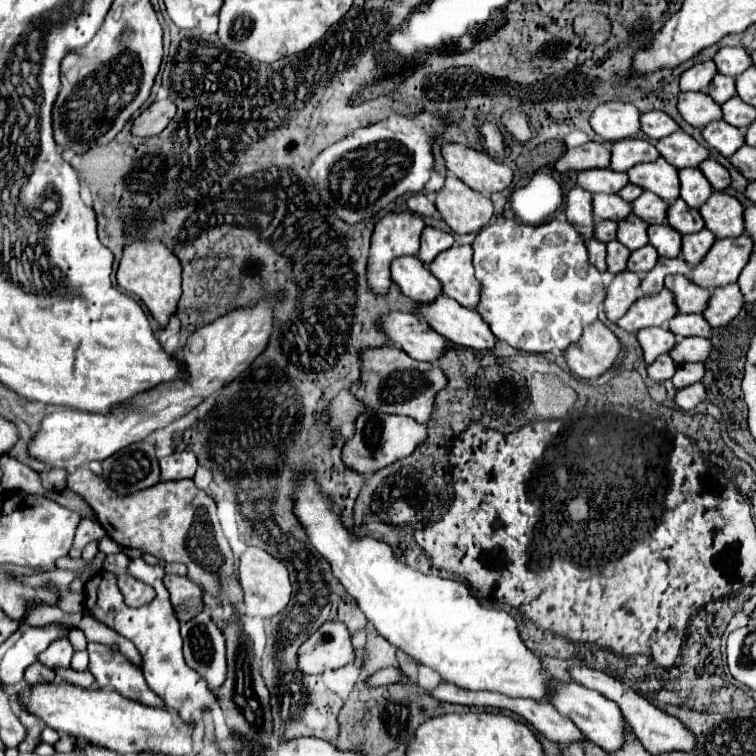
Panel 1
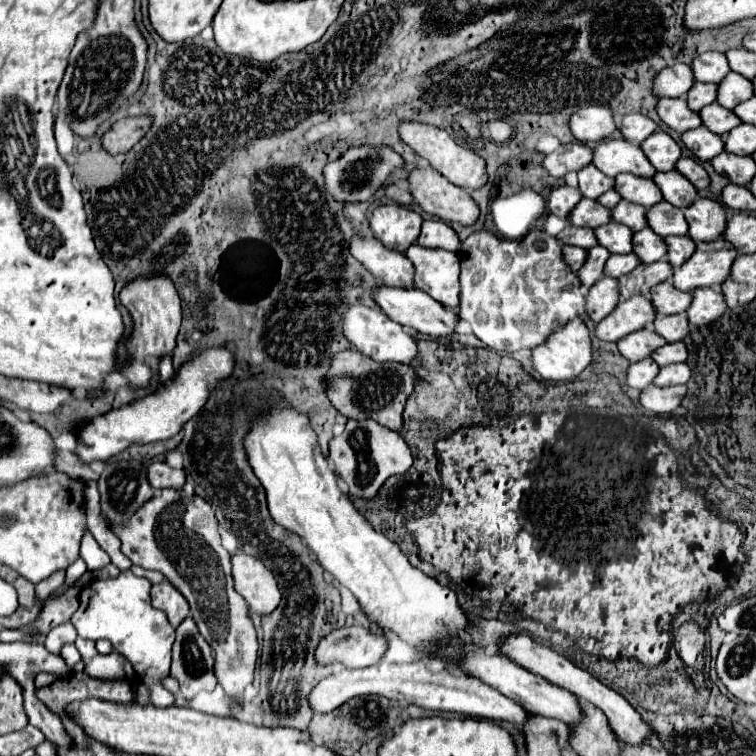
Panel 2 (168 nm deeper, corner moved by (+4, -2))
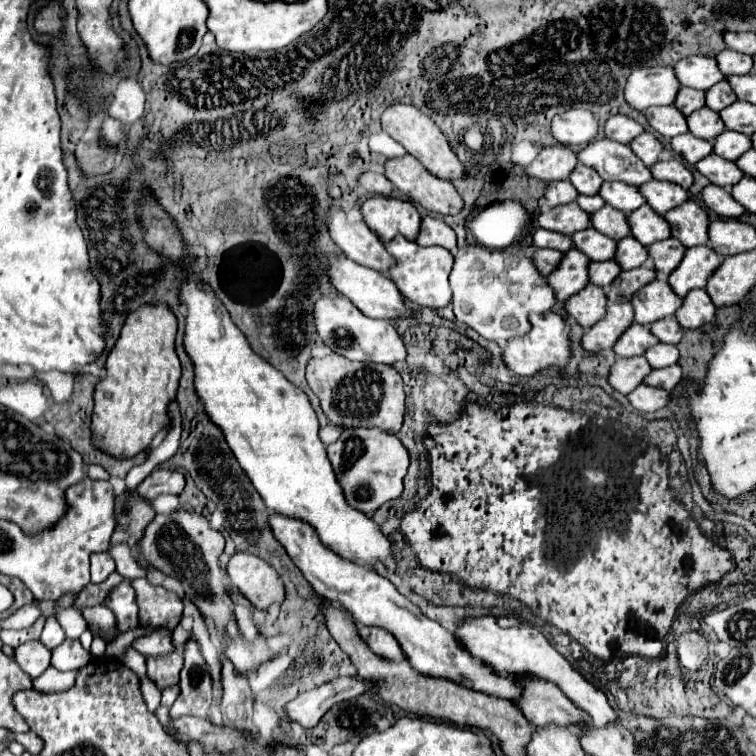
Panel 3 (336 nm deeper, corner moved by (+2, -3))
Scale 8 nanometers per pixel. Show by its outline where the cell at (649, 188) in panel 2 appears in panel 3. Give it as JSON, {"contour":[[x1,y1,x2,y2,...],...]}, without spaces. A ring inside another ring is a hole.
{"contour":[[603,182,599,188,599,196,605,200,605,204,609,204,625,214,633,212,635,208,645,204,639,190,623,184,623,182]]}

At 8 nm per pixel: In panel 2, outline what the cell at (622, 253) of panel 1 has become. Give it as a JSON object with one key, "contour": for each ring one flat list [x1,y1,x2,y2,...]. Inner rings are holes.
{"contour":[[601,245,589,249,585,265,581,267,581,271,577,271,577,275,579,275,579,279,581,279,583,285,591,287,591,285,595,285,595,283,603,277,605,259,609,259,609,255,611,255,611,253,605,251,605,247,601,247]]}

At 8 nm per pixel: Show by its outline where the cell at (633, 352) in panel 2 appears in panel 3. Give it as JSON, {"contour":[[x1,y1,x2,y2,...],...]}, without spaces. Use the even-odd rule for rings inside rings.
{"contour":[[631,324,615,342,613,350,621,358,631,358,631,356,641,356,649,346,657,344,657,338,649,332,649,328,641,324]]}

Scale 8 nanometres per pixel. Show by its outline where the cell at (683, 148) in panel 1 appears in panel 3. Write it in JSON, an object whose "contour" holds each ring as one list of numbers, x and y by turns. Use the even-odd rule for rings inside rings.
{"contour":[[643,132,635,140,631,140,629,148,635,152,635,156,639,156,643,160,645,166,655,164,659,160,659,154,663,152,661,142,653,134,649,134,649,132]]}

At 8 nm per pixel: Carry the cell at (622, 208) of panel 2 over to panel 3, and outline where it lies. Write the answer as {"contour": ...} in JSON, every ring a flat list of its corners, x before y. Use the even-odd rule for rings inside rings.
{"contour":[[603,206,591,214,591,226,613,240,621,240,629,236,627,216,621,210,615,210,609,206]]}

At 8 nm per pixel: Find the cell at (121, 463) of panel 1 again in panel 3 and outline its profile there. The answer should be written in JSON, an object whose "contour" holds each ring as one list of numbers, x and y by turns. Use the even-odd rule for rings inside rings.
{"contour":[[123,492,115,500,117,528,113,532,111,544,127,544,133,548,141,540,147,524,153,520,153,516,155,516,155,512,147,500,137,500,135,494]]}

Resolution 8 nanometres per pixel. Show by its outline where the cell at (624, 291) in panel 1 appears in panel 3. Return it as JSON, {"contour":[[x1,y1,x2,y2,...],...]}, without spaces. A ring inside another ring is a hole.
{"contour":[[587,284,581,292,573,294,563,310,569,318,573,318,581,328,591,328,591,324,599,322,599,316,605,314,605,306,607,306,607,296,603,292,603,288]]}

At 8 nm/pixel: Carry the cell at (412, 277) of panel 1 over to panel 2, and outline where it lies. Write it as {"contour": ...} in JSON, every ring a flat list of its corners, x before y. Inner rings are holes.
{"contour":[[353,237,351,239,351,253,357,261,361,261,367,271,373,273,373,277,381,283,381,285,389,285,389,287,413,287,413,263,409,263,409,259,403,253,397,251,389,251,385,249,377,239,373,237]]}

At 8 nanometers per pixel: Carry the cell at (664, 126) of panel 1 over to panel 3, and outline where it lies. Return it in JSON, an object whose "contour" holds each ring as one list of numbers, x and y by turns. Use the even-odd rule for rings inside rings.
{"contour":[[621,114,619,116,611,116,605,122,603,130,605,130,605,138,621,142,621,144,629,144,635,136,639,136,643,132,639,122,635,122,629,116,621,116]]}

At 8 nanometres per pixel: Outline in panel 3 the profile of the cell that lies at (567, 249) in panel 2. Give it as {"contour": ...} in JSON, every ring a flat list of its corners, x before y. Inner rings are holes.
{"contour":[[543,248,543,250,533,252,531,258,533,258,535,268,539,268,539,272,543,272,543,276,547,276,557,268,557,264,561,260,561,252,551,250,551,248]]}

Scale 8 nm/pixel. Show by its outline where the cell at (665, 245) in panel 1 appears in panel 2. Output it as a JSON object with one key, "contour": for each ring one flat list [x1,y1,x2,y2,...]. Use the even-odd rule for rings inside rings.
{"contour":[[647,227,633,235,633,253,639,255,641,263,655,263,665,257,665,241]]}

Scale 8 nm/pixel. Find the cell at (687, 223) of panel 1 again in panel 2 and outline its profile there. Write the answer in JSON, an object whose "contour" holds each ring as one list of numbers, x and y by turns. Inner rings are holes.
{"contour":[[665,201,653,205,647,211,647,221,649,221,649,227,661,237,687,235,687,231,689,231,683,211,679,207,673,207,671,203,665,203]]}

